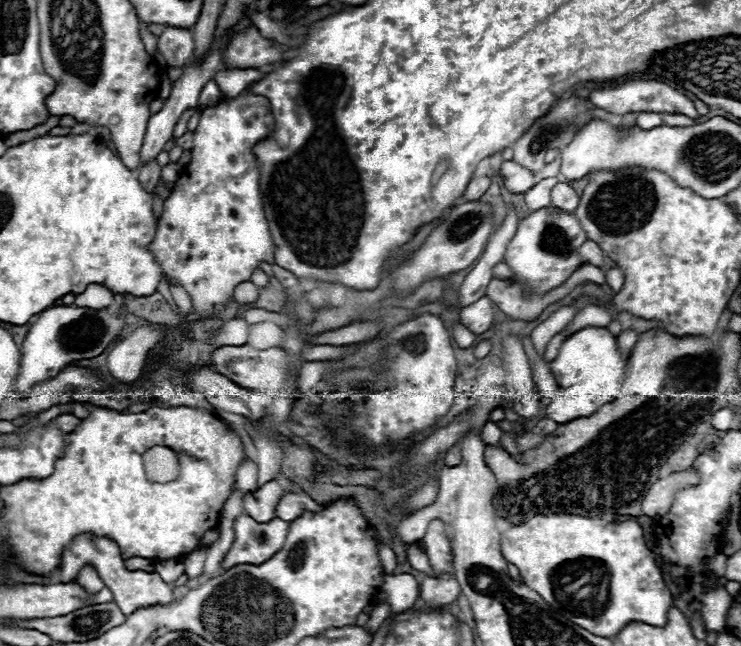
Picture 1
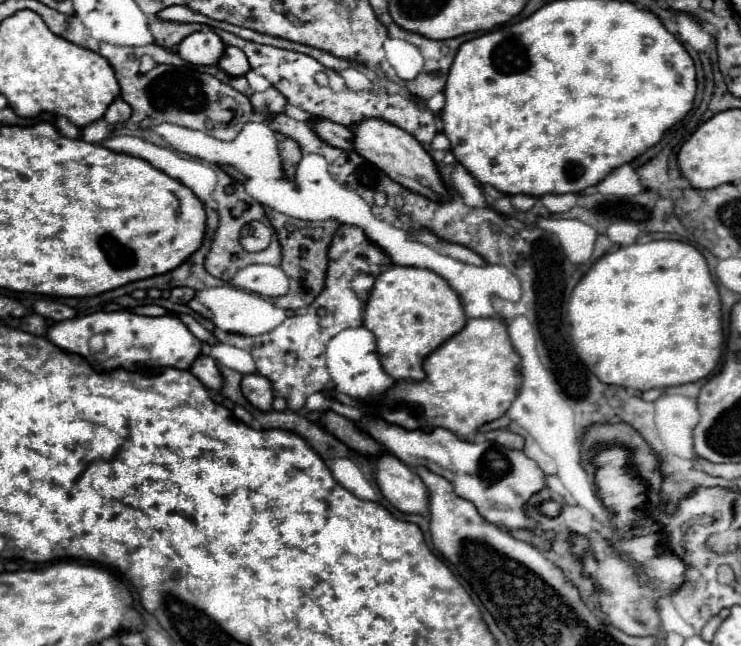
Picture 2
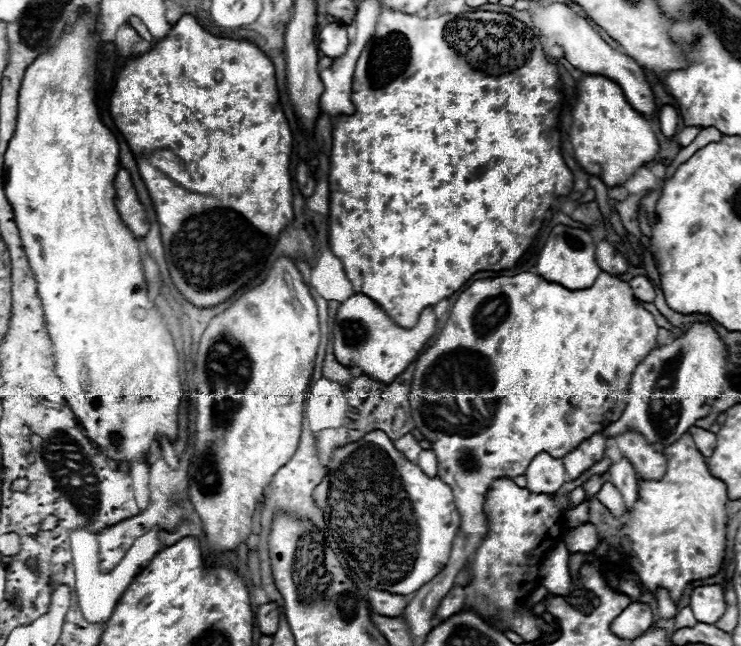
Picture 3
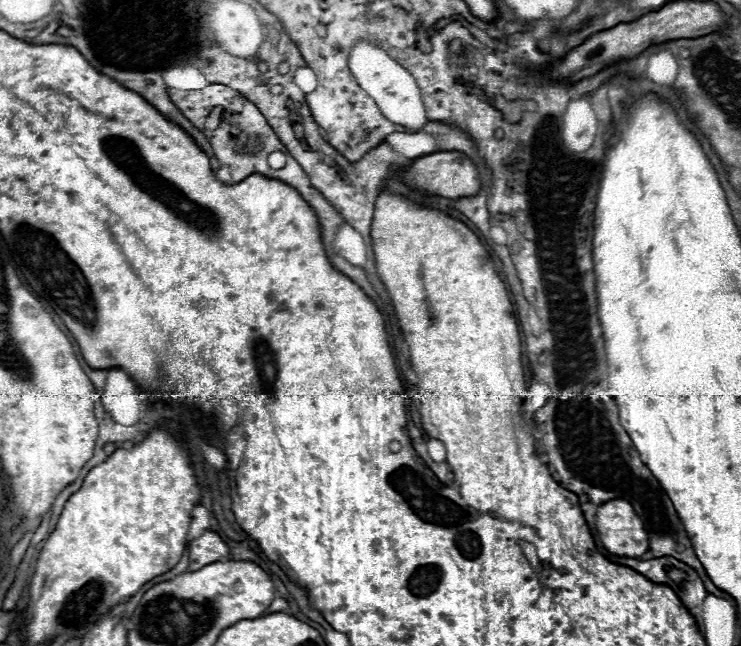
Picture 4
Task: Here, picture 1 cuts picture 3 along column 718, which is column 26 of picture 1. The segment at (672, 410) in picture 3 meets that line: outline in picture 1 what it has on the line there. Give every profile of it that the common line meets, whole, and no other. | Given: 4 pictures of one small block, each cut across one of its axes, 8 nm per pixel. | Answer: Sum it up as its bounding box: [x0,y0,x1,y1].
[14,306,126,394]

